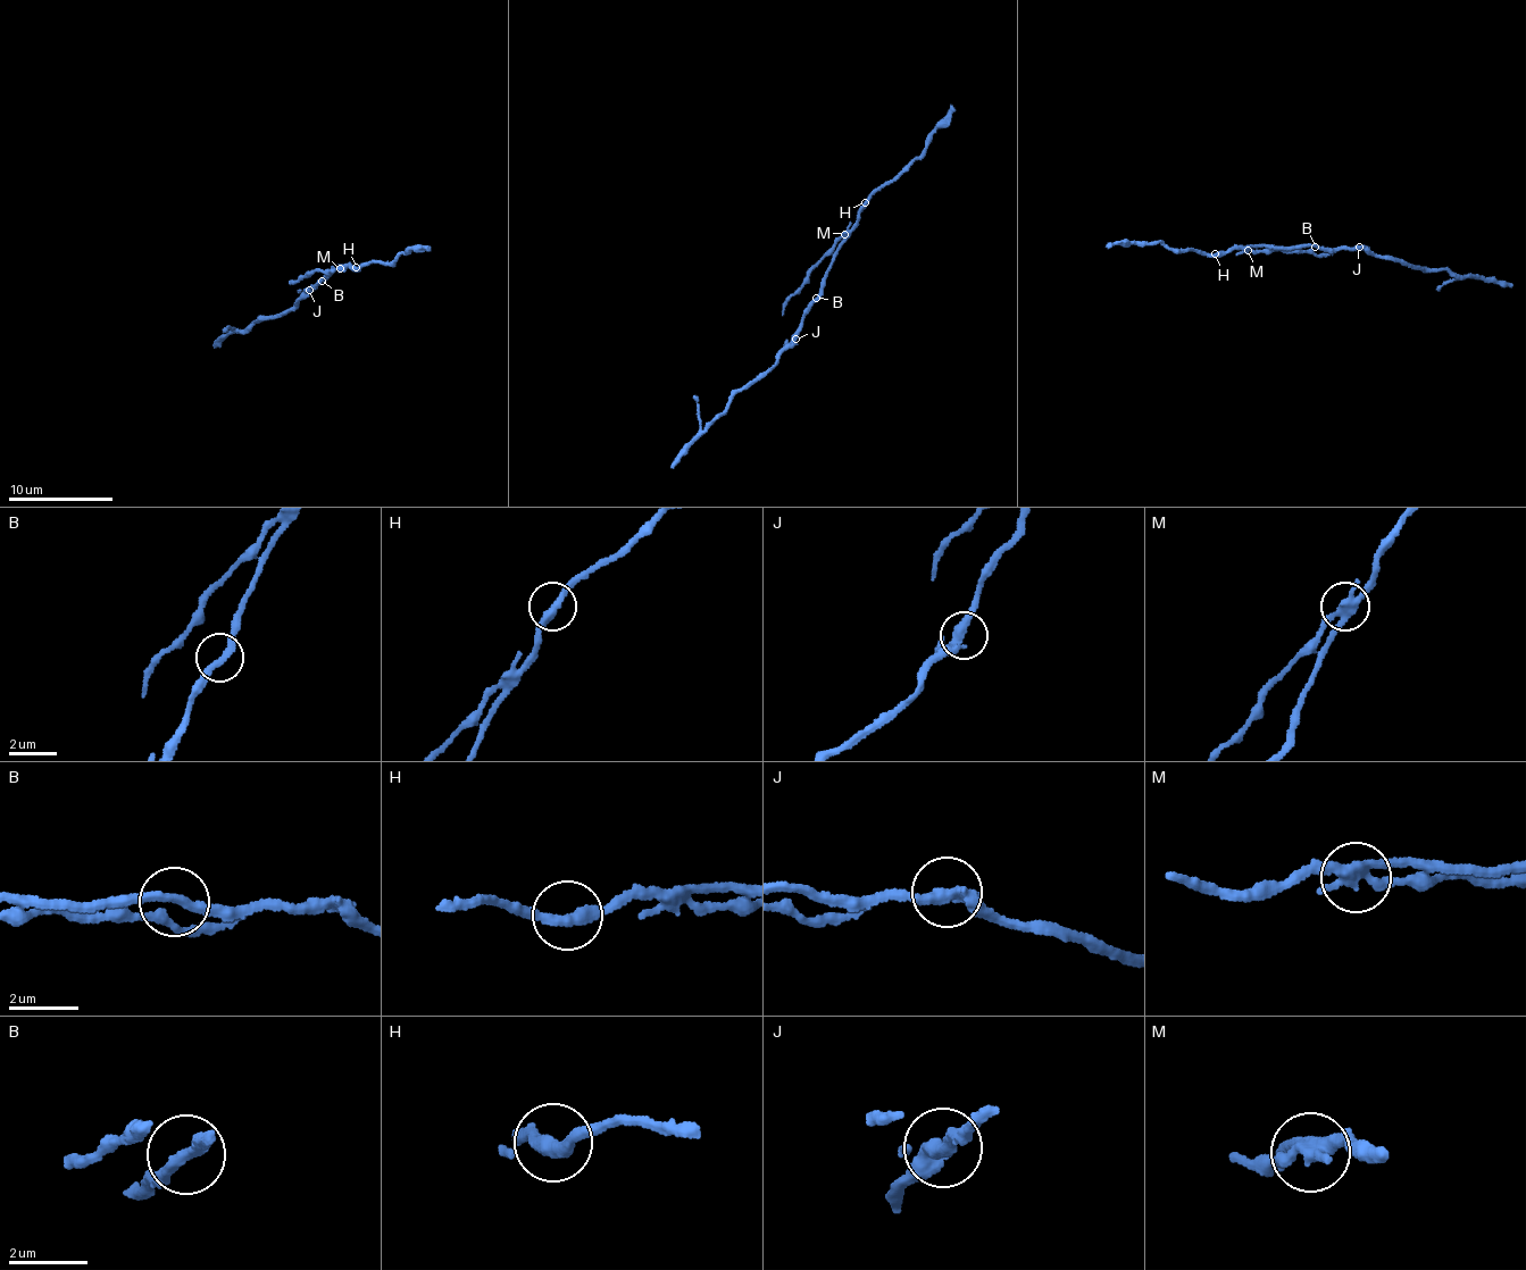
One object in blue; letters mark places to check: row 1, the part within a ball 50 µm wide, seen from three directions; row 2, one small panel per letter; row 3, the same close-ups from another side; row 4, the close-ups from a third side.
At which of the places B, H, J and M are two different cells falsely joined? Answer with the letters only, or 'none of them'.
M

